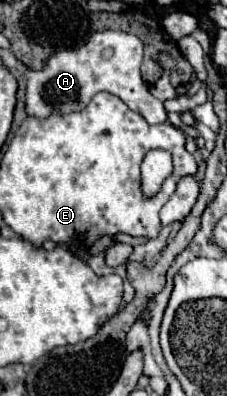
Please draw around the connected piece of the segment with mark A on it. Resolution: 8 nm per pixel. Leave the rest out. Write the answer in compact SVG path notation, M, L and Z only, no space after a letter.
M97 32L85 46L75 50L59 50L47 62L43 70L27 70L27 114L37 118L47 118L49 114L69 114L83 110L91 98L105 90L119 96L133 112L141 114L149 124L167 122L167 112L163 102L157 100L145 80L141 78L141 60L143 60L143 42L125 32Z

